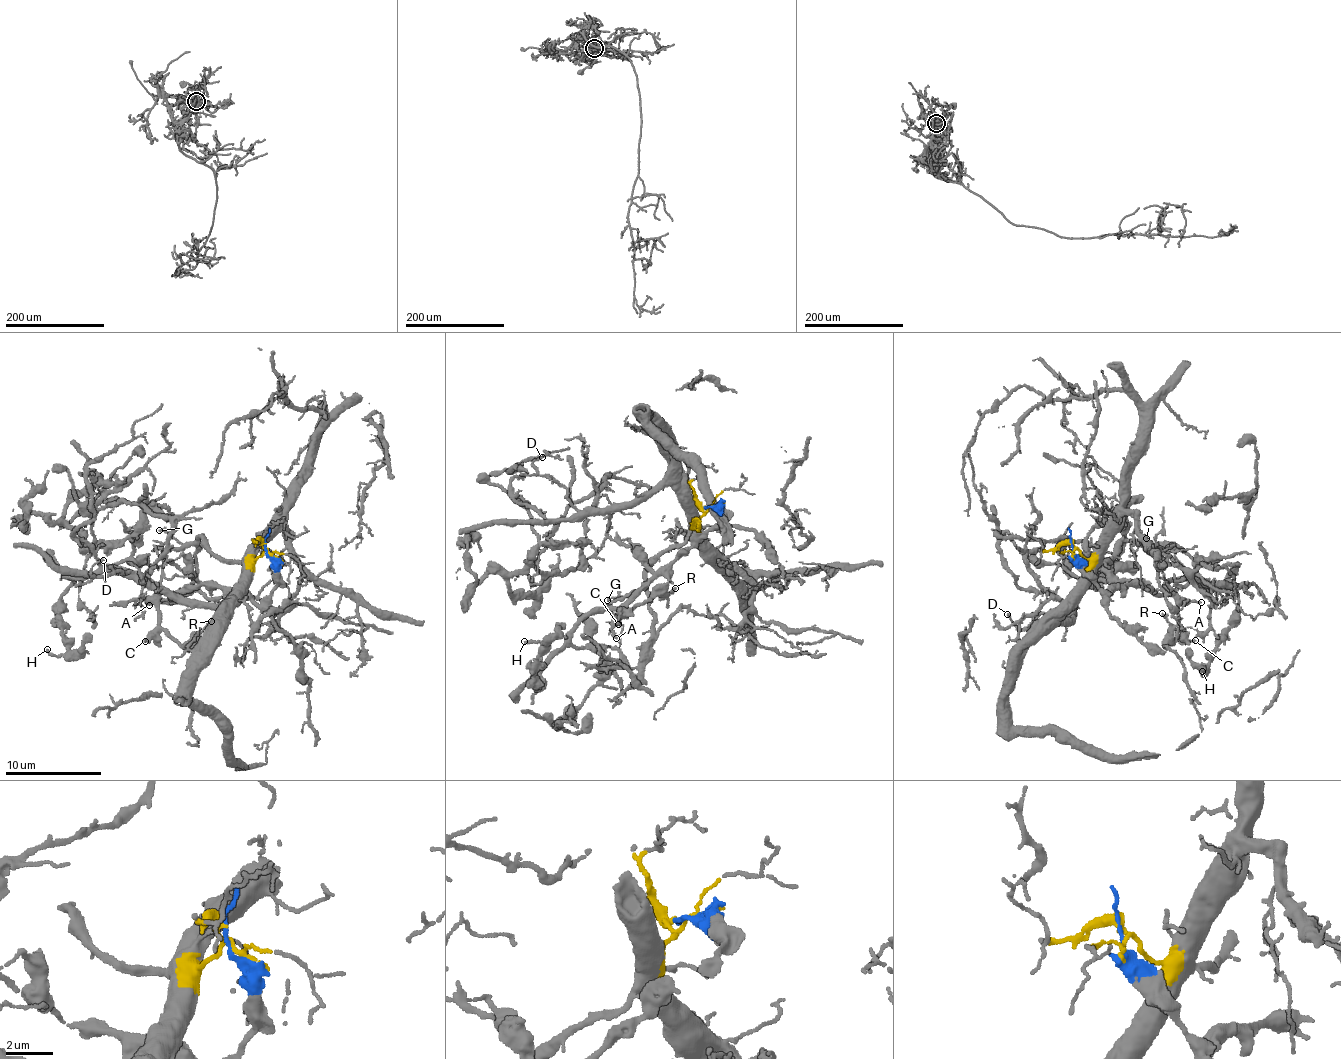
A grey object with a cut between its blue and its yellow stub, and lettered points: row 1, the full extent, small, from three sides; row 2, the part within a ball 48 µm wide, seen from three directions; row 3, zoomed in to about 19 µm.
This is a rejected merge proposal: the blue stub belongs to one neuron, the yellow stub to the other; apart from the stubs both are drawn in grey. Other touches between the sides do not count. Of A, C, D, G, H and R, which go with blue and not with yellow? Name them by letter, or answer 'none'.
A, C, H, R

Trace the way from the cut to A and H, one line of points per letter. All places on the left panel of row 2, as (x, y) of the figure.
A: (264, 541), (275, 582), (258, 603), (234, 591), (204, 585), (160, 595), (148, 601), (148, 604)
H: (264, 541), (275, 582), (258, 603), (202, 584), (169, 592), (109, 568), (72, 578), (67, 650), (46, 648)

